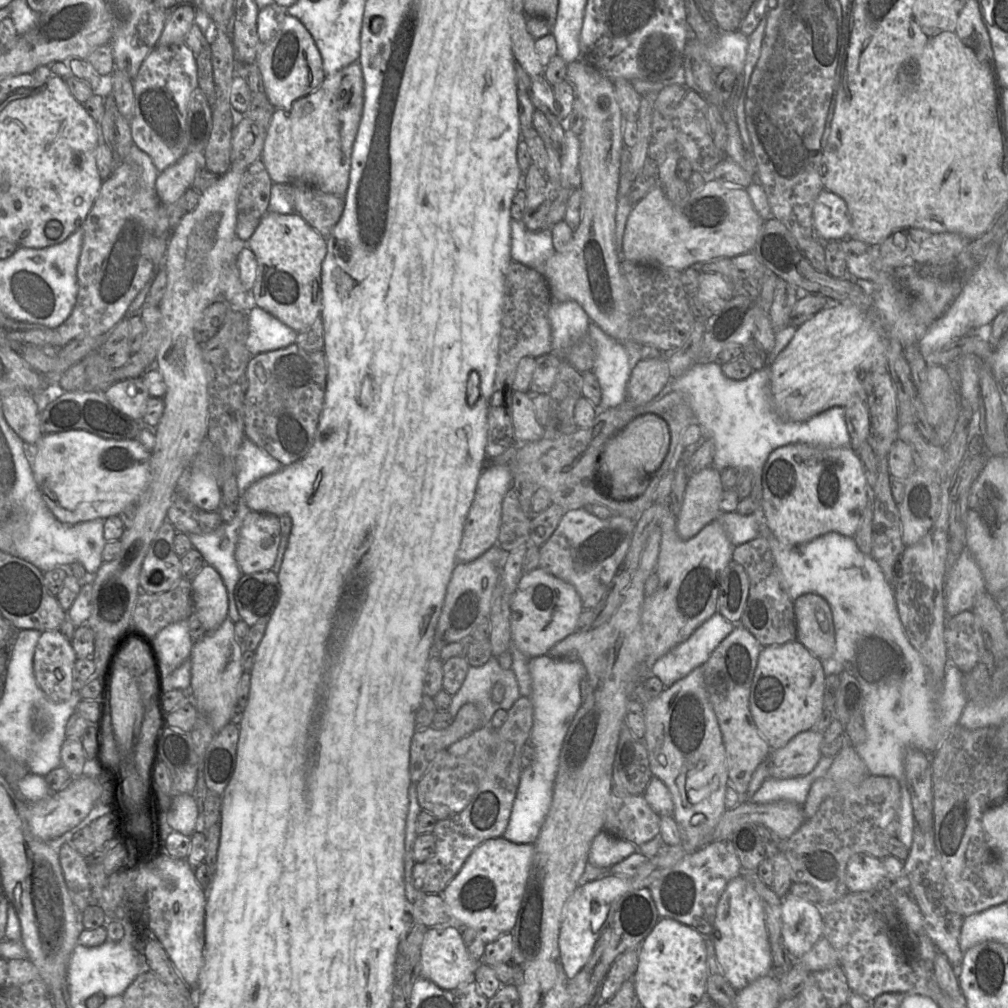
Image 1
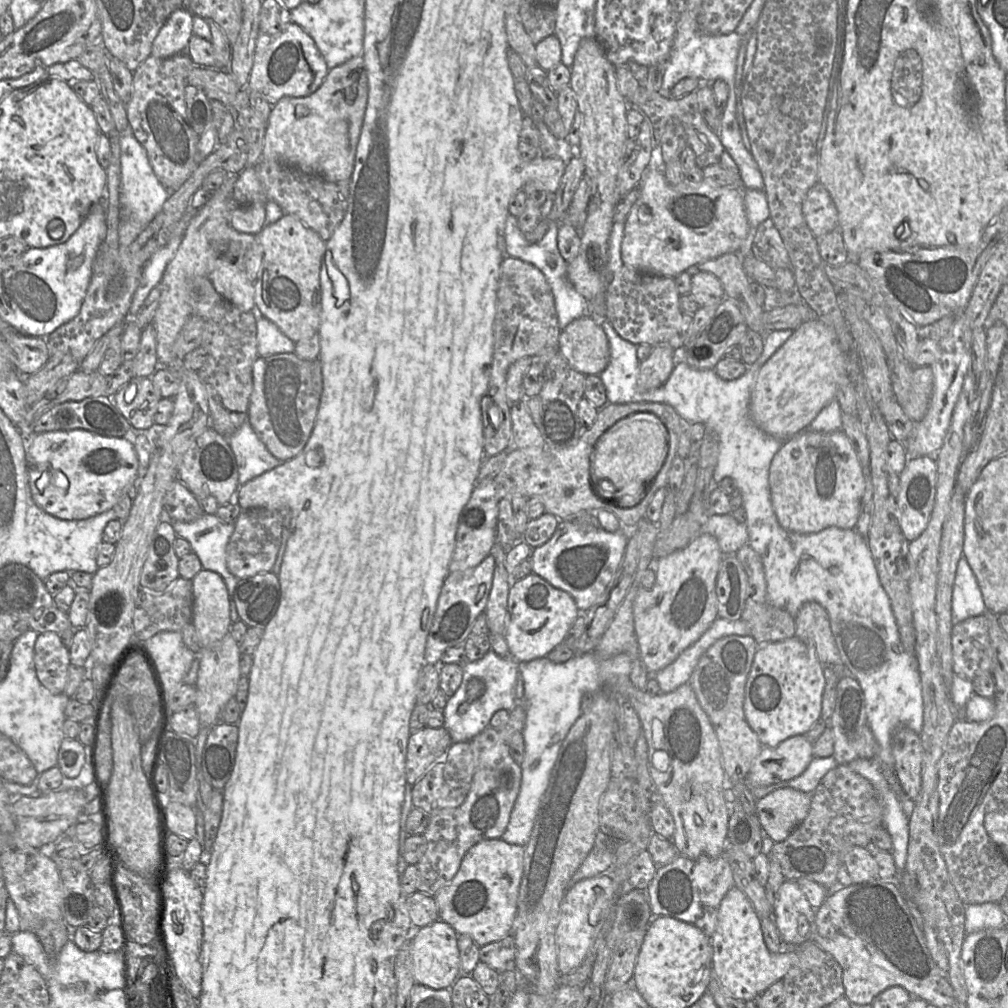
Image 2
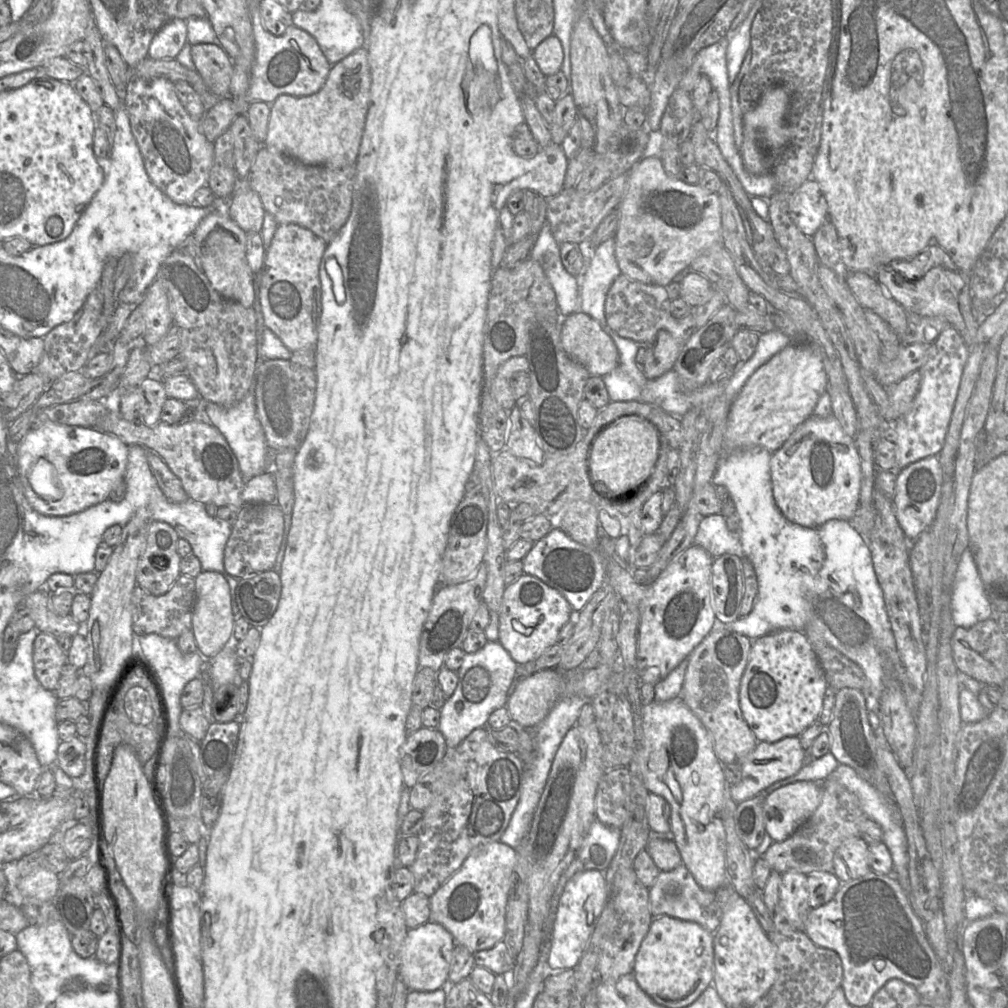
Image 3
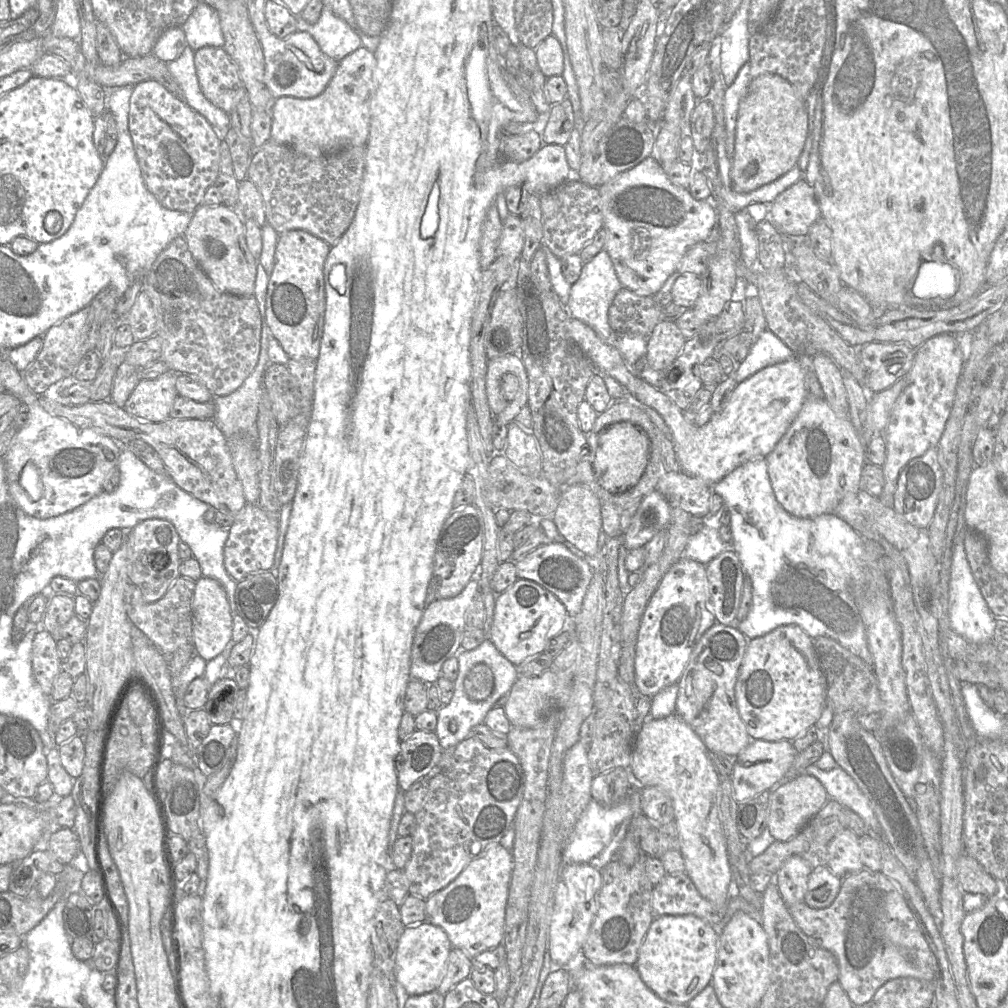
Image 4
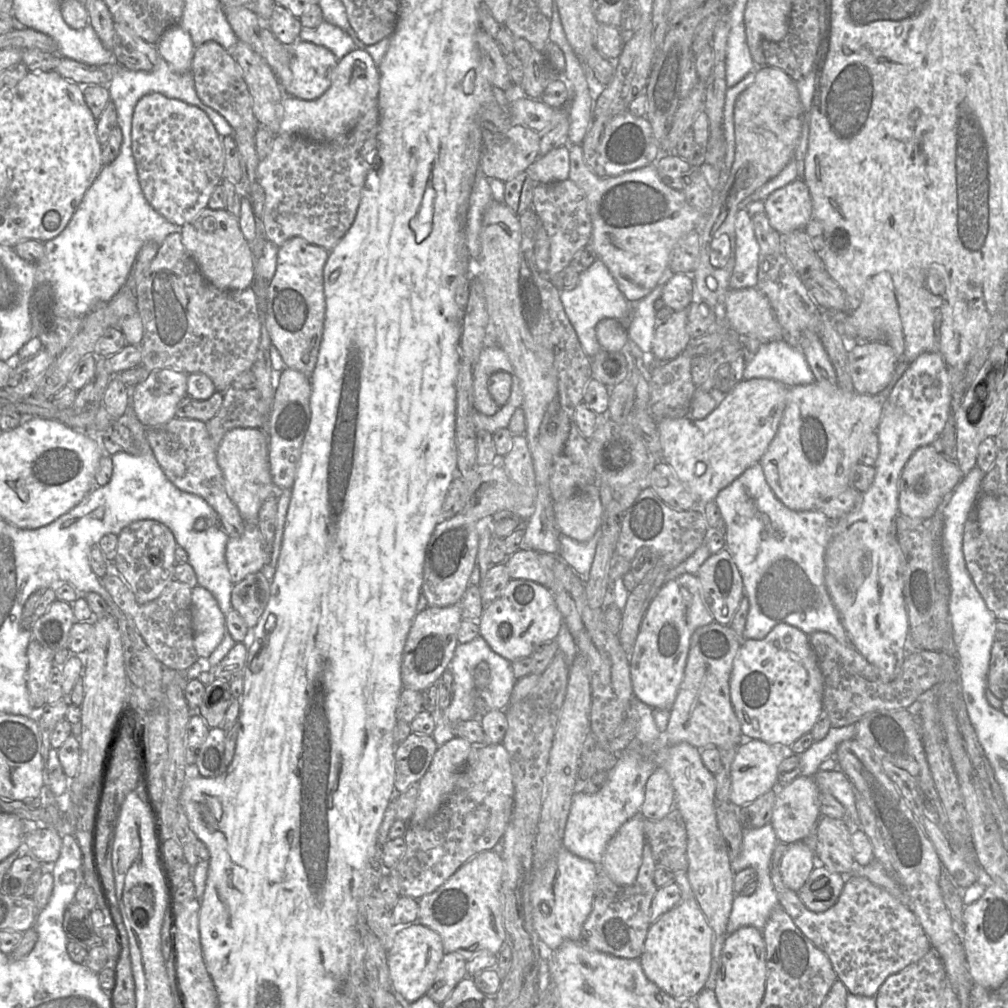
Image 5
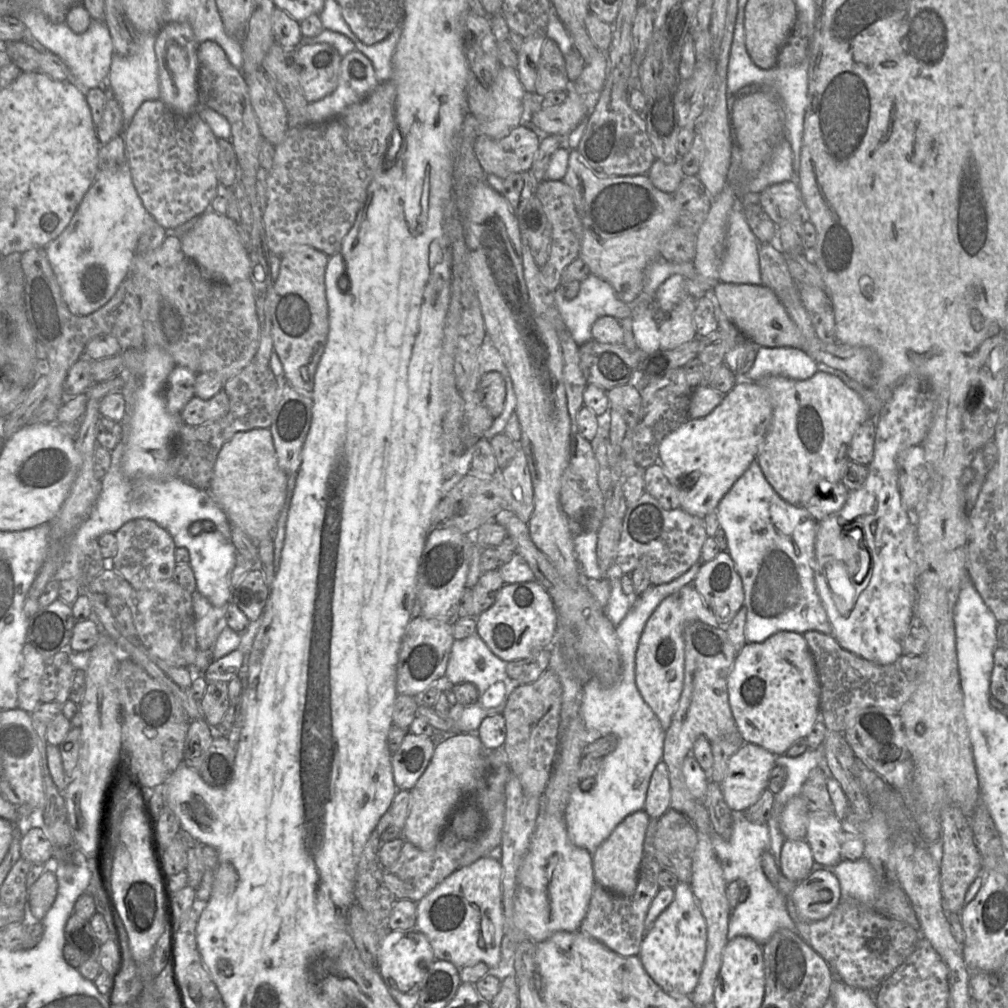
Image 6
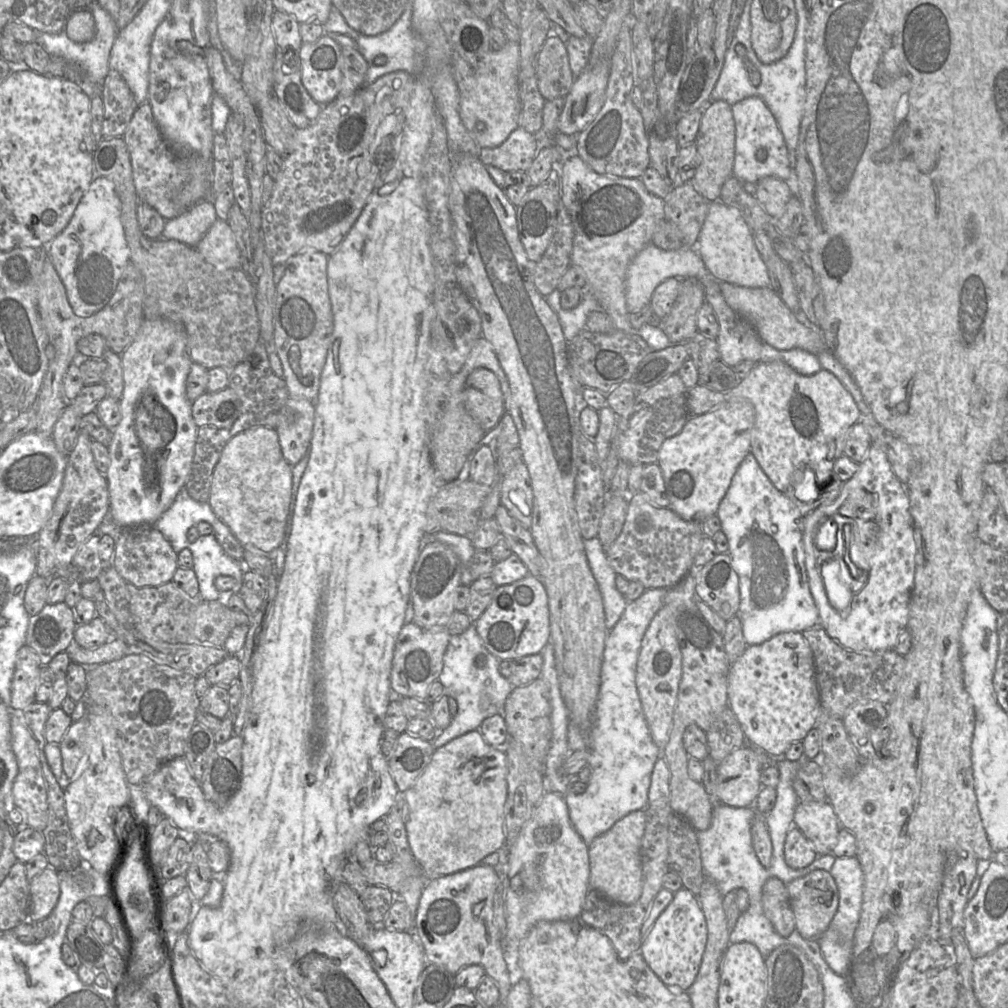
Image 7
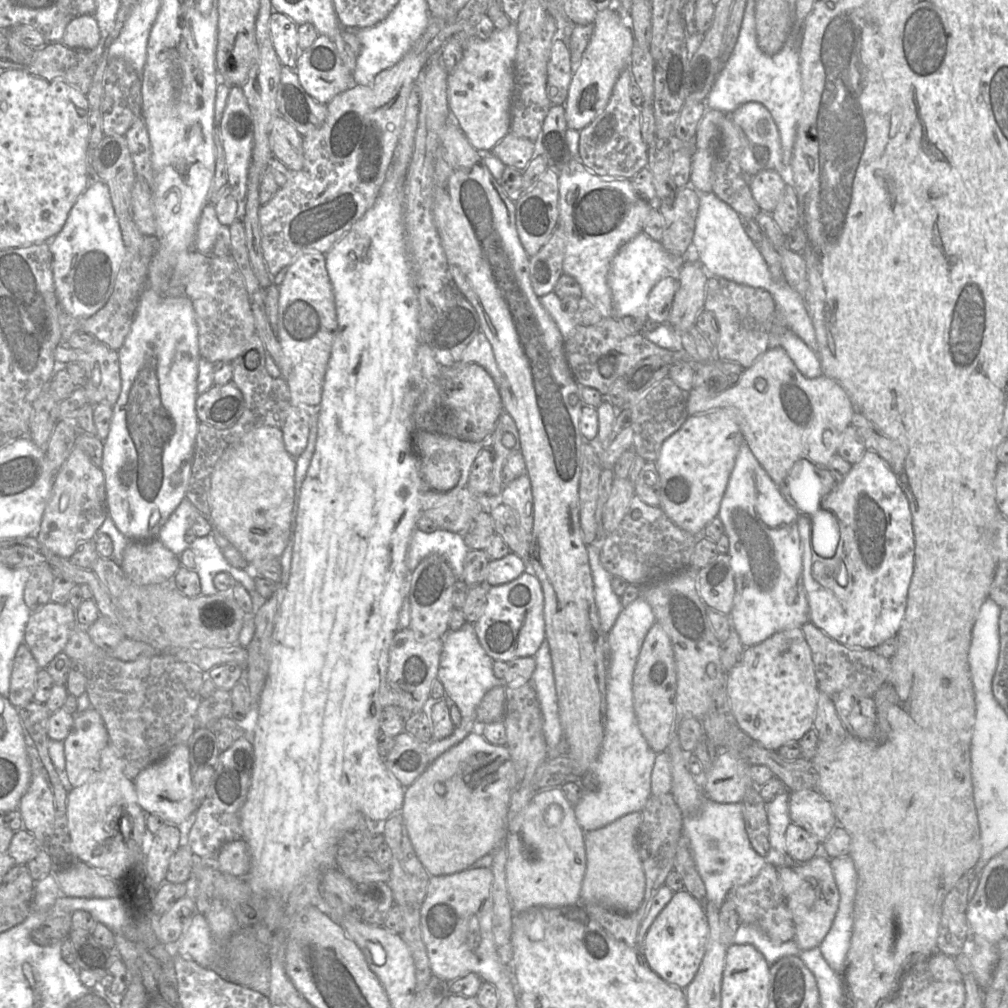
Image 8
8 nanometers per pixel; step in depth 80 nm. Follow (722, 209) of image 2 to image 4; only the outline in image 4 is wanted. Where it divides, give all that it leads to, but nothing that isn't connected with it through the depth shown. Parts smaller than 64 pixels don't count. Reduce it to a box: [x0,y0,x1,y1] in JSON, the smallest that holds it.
[598,154,718,296]

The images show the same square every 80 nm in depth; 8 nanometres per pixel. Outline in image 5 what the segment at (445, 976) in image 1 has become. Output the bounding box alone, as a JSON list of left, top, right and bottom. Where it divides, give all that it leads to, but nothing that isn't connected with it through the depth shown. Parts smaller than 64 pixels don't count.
[387,923,444,1003]

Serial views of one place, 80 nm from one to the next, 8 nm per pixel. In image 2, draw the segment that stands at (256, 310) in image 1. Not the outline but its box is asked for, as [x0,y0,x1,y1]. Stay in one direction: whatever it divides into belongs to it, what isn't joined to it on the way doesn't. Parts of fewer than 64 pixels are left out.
[256,315,295,357]

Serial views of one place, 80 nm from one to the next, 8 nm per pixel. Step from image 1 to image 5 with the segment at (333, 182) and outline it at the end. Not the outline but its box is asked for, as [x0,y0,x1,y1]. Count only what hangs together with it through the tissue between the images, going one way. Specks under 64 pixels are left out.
[279,48,380,142]

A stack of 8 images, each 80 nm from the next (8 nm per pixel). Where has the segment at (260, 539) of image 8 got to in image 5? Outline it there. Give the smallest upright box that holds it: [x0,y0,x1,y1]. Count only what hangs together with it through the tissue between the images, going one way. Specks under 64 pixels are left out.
[217,428,278,524]

